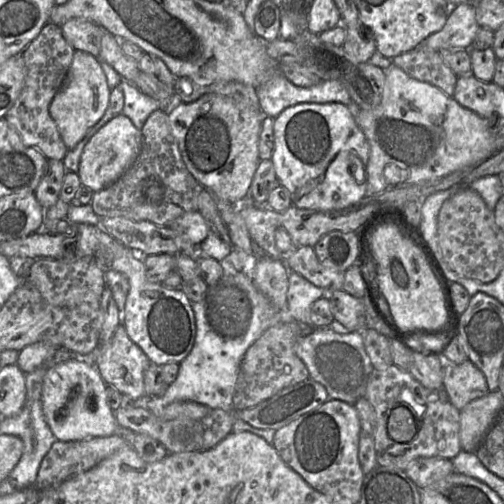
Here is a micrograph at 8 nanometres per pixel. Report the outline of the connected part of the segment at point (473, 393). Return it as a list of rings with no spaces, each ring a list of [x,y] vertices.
[[[470,360],[461,364],[444,364],[443,389],[449,402],[459,411],[471,401],[481,398],[489,392],[485,376]]]

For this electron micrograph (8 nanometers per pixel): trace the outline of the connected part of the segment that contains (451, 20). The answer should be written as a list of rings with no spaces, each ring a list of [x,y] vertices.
[[[469,4],[452,6],[451,12],[443,29],[427,37],[418,47],[422,50],[439,52],[443,49],[471,49],[472,43],[480,26],[476,21],[475,7]]]

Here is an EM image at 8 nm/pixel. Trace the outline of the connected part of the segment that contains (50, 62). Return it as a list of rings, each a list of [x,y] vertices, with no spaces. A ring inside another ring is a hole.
[[[47,22],[37,37],[21,52],[26,68],[24,85],[15,103],[4,116],[4,119],[18,132],[22,142],[27,146],[38,149],[47,159],[63,160],[68,152],[58,128],[50,115],[49,107],[64,81],[74,52],[73,47],[64,38],[60,26]]]

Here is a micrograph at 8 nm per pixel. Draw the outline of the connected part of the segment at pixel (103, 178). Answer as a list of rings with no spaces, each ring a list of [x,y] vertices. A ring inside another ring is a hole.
[[[123,113],[115,115],[90,138],[83,149],[77,171],[81,184],[94,193],[108,187],[134,163],[141,147],[141,130]]]

